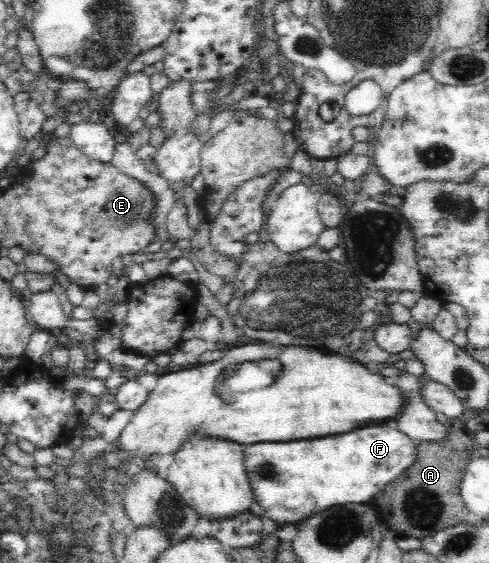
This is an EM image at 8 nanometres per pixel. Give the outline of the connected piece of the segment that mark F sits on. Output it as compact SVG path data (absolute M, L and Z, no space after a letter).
M383 423L321 439L301 439L293 443L255 443L251 447L245 446L243 454L254 501L261 505L265 515L273 521L287 525L309 519L333 505L369 504L369 499L379 499L379 493L413 463L417 449L409 436L401 433L391 423Z

